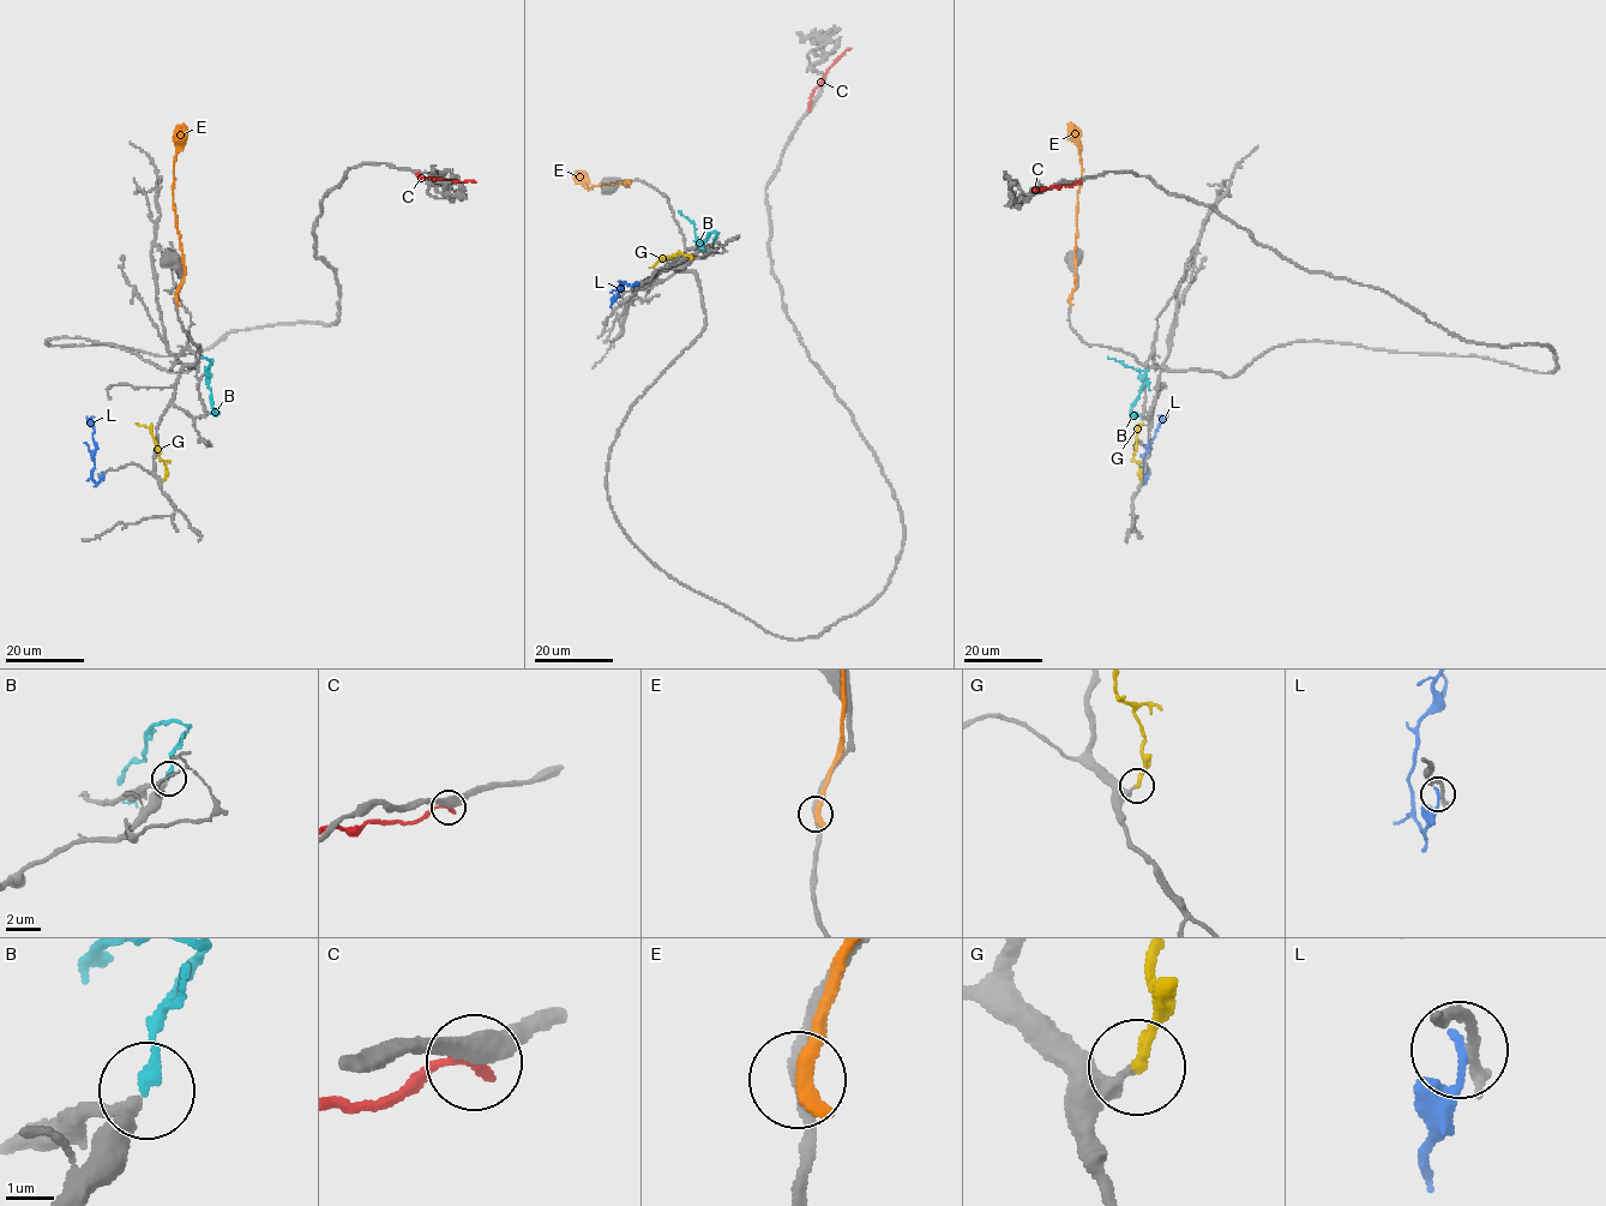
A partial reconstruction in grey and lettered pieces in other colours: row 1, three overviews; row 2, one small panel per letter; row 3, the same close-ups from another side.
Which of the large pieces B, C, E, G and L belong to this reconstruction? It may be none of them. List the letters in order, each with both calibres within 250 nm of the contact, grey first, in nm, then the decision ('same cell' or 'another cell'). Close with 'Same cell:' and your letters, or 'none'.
B: 260 nm thick on the grey side, 220 nm on the other; same cell
C: 440 nm thick on the grey side, 260 nm on the other; another cell
E: 260 nm thick on the grey side, 360 nm on the other; another cell
G: 300 nm thick on the grey side, 240 nm on the other; same cell
L: 220 nm thick on the grey side, 170 nm on the other; another cell
Same cell: B, G

